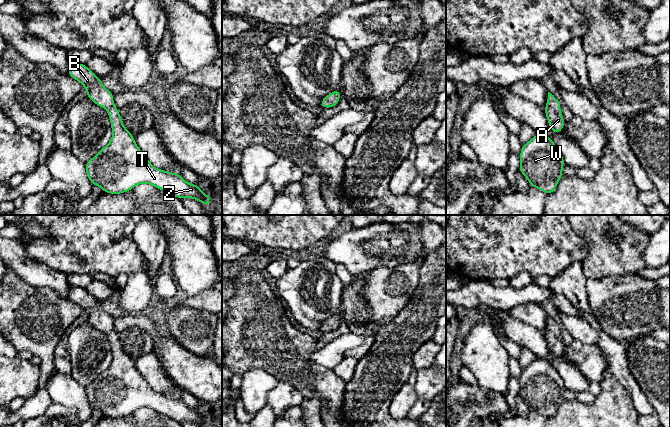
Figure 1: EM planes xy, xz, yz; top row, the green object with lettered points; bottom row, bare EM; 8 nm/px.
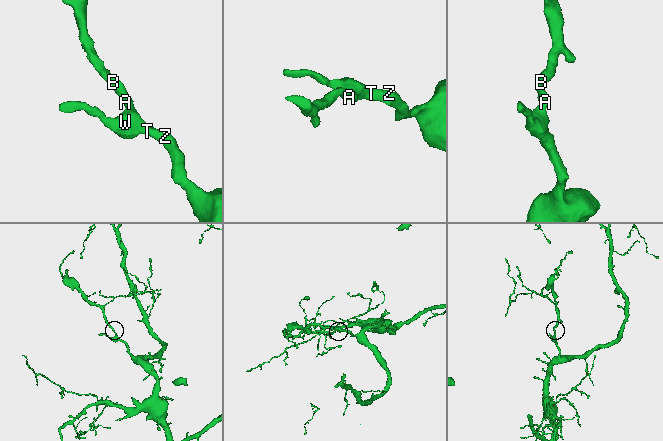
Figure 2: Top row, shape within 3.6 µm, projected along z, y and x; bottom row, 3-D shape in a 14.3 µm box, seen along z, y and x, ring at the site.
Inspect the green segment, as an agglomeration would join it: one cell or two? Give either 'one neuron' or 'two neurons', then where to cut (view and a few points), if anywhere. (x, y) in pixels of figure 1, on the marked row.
one neuron; cut none

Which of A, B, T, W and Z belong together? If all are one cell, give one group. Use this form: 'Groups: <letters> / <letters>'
Groups: A B T W Z

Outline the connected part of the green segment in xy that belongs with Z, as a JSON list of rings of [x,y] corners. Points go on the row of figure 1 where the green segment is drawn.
[[[71,62],[68,75],[85,88],[87,97],[99,107],[108,111],[111,121],[112,138],[108,145],[98,151],[84,166],[87,177],[92,185],[100,186],[104,193],[121,194],[128,192],[140,183],[150,184],[160,190],[168,192],[179,199],[193,198],[208,206],[211,196],[200,190],[200,185],[189,184],[178,173],[167,172],[155,168],[135,143],[134,136],[124,127],[119,110],[114,106],[113,93],[107,90],[96,76],[85,64]]]

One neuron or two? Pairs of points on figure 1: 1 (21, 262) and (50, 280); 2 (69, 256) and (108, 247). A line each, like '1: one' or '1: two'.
1: one
2: one

